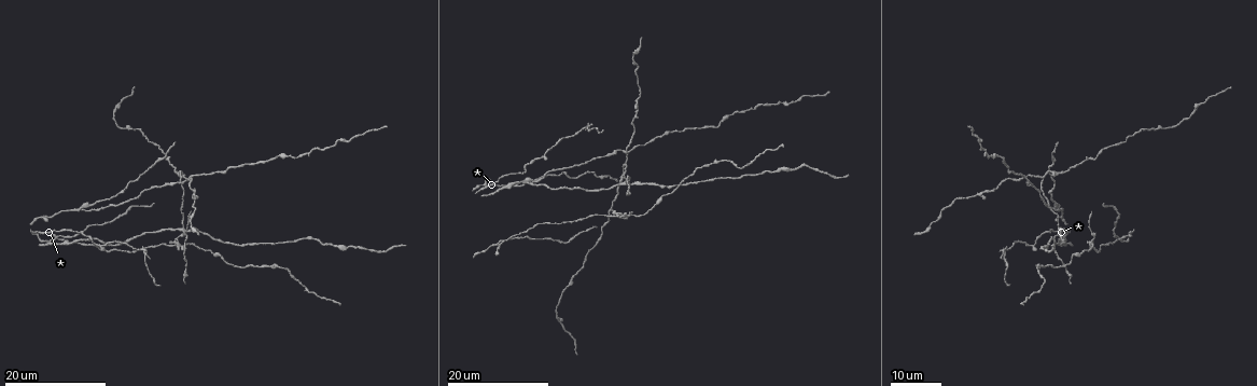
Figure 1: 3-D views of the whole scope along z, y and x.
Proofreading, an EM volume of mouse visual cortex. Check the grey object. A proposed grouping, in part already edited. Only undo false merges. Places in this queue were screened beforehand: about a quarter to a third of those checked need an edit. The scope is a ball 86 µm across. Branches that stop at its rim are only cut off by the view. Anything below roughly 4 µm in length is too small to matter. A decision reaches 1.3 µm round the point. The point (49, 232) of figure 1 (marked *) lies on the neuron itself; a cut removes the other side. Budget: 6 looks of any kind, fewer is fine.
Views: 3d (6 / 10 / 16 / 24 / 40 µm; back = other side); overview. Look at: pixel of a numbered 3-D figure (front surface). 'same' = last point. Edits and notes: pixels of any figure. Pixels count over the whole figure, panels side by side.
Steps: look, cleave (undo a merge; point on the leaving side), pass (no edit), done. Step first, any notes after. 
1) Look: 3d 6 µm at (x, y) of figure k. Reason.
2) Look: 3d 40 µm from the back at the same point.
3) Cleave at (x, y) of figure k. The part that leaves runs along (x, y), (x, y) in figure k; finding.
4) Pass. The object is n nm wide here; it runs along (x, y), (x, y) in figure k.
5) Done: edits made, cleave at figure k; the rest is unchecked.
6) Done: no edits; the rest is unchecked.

Look: 3d 24 µm at (178, 228) of figure 1. Branch point.

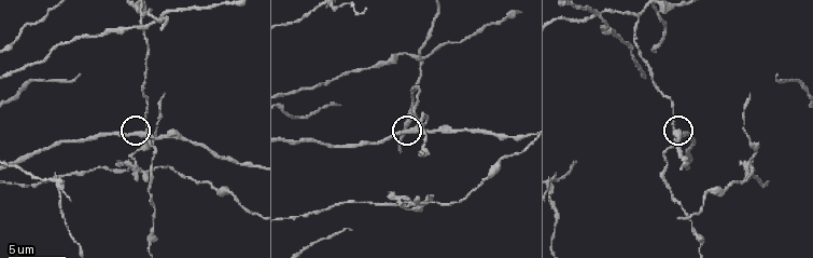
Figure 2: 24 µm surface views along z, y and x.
Look: 3d 6 µm at (411, 132) of figure 2.

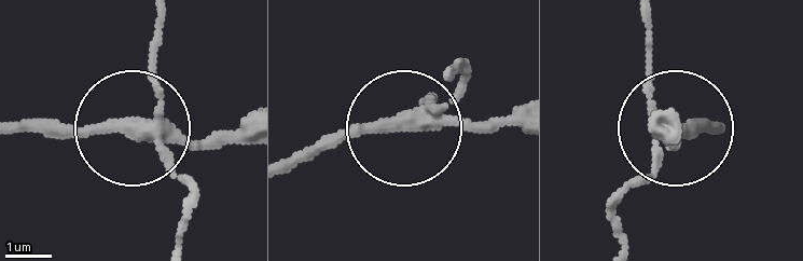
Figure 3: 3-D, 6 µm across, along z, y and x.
Cleave at (190, 183) of figure 3. The object is 300 nm wide here; the part that leaves runs along (152, 129), (152, 17) in figure 3; a second neuron is stuck on.

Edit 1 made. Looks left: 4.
Look: 3d 6 µm at (498, 160) of figure 2.

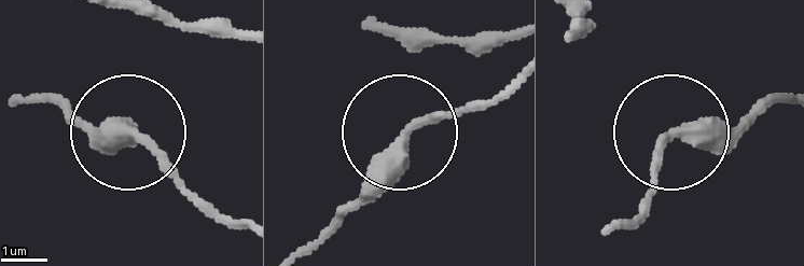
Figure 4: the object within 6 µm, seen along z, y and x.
Pass. The object is 320 nm wide here; continuous, no second neuron.

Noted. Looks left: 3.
Look: 3d 10 µm at (401, 202) of figure 2. Small branch off a trunk.

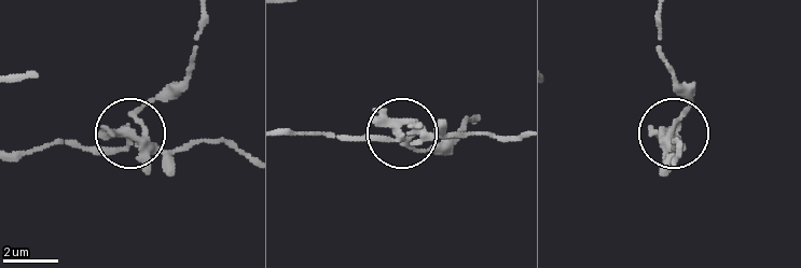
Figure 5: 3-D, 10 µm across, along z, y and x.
Look: 3d 10 µm from the back at (128, 138) of figure 5.

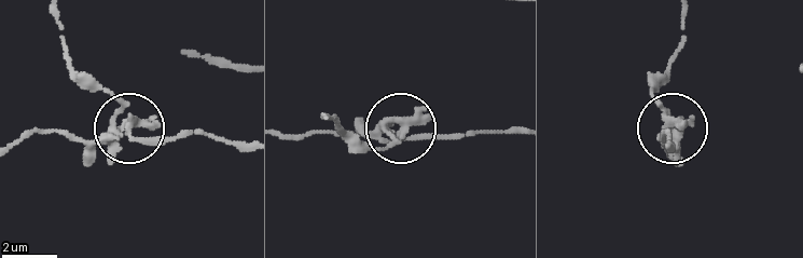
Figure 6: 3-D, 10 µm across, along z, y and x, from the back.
Cleave at (125, 103) of figure 6. 5 arms meet here; a second neuron is stuck on.

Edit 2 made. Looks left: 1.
Done: edits made, cleave at figure 3, cleave at figure 6; the rest is unchecked.

